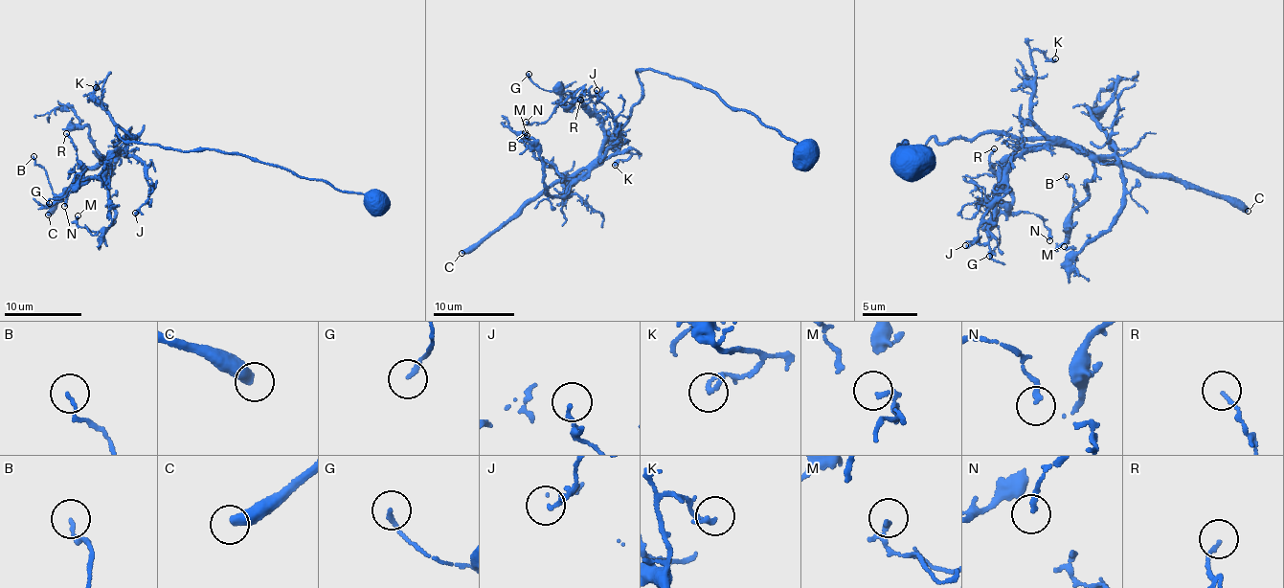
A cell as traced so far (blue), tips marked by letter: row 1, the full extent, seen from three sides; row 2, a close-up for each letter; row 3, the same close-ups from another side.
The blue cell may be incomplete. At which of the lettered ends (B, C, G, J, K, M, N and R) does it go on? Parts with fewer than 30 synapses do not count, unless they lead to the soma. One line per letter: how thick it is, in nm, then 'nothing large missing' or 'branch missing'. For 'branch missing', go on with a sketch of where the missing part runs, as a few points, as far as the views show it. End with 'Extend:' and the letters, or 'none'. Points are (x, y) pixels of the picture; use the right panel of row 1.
B: 110 nm | nothing large missing
C: 480 nm | branch missing
G: 140 nm | nothing large missing
J: 130 nm | nothing large missing
K: 180 nm | nothing large missing
M: 130 nm | nothing large missing
N: 190 nm | nothing large missing
R: 110 nm | nothing large missing
Extend: C

